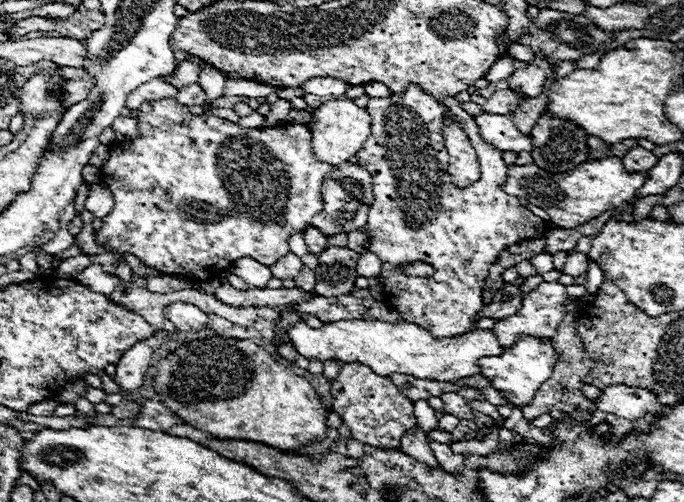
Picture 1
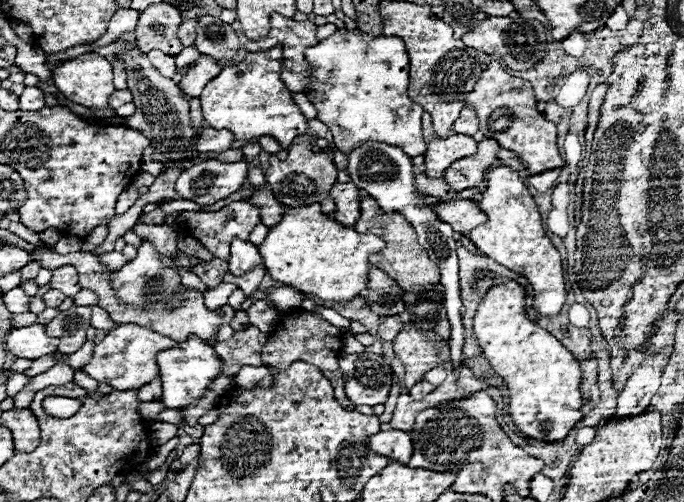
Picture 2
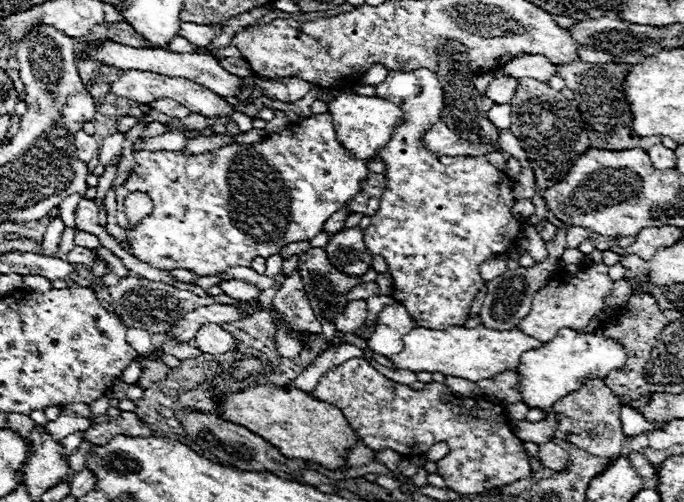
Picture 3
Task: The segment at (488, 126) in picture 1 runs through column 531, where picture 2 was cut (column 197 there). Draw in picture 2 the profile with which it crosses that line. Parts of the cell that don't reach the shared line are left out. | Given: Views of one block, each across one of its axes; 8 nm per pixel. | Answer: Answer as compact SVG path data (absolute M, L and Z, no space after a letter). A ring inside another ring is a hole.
M202 128L198 140L196 140L196 150L198 152L224 152L230 148L234 136L230 130L214 130L214 128Z

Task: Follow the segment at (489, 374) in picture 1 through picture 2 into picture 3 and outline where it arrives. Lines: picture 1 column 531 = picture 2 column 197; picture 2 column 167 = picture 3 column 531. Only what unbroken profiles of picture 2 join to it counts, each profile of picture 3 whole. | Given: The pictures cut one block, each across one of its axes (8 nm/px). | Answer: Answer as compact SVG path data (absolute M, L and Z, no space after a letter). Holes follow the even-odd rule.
M562 328L554 340L546 342L536 350L528 350L526 354L522 354L518 366L522 398L528 406L546 410L558 398L564 398L566 394L580 390L586 380L590 378L604 380L612 370L620 370L624 364L626 364L626 352L612 338L606 338L598 332L582 334L578 330Z

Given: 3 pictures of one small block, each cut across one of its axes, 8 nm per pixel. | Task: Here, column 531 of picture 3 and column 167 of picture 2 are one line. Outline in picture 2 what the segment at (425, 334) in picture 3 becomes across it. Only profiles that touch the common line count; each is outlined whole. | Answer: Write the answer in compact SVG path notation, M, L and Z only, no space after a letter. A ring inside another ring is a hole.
M120 324L112 328L100 344L96 344L94 356L84 366L84 372L96 378L98 382L110 384L114 390L136 390L136 388L142 388L146 382L152 382L154 378L158 378L156 356L158 352L170 350L174 346L178 346L178 342L154 330L148 330L138 324Z

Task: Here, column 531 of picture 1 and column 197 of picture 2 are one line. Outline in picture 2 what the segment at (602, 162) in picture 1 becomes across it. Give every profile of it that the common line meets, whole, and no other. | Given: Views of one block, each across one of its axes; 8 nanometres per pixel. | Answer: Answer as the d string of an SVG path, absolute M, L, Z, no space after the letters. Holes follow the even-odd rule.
M204 160L186 168L176 180L176 192L196 204L216 204L240 190L248 176L248 164Z

